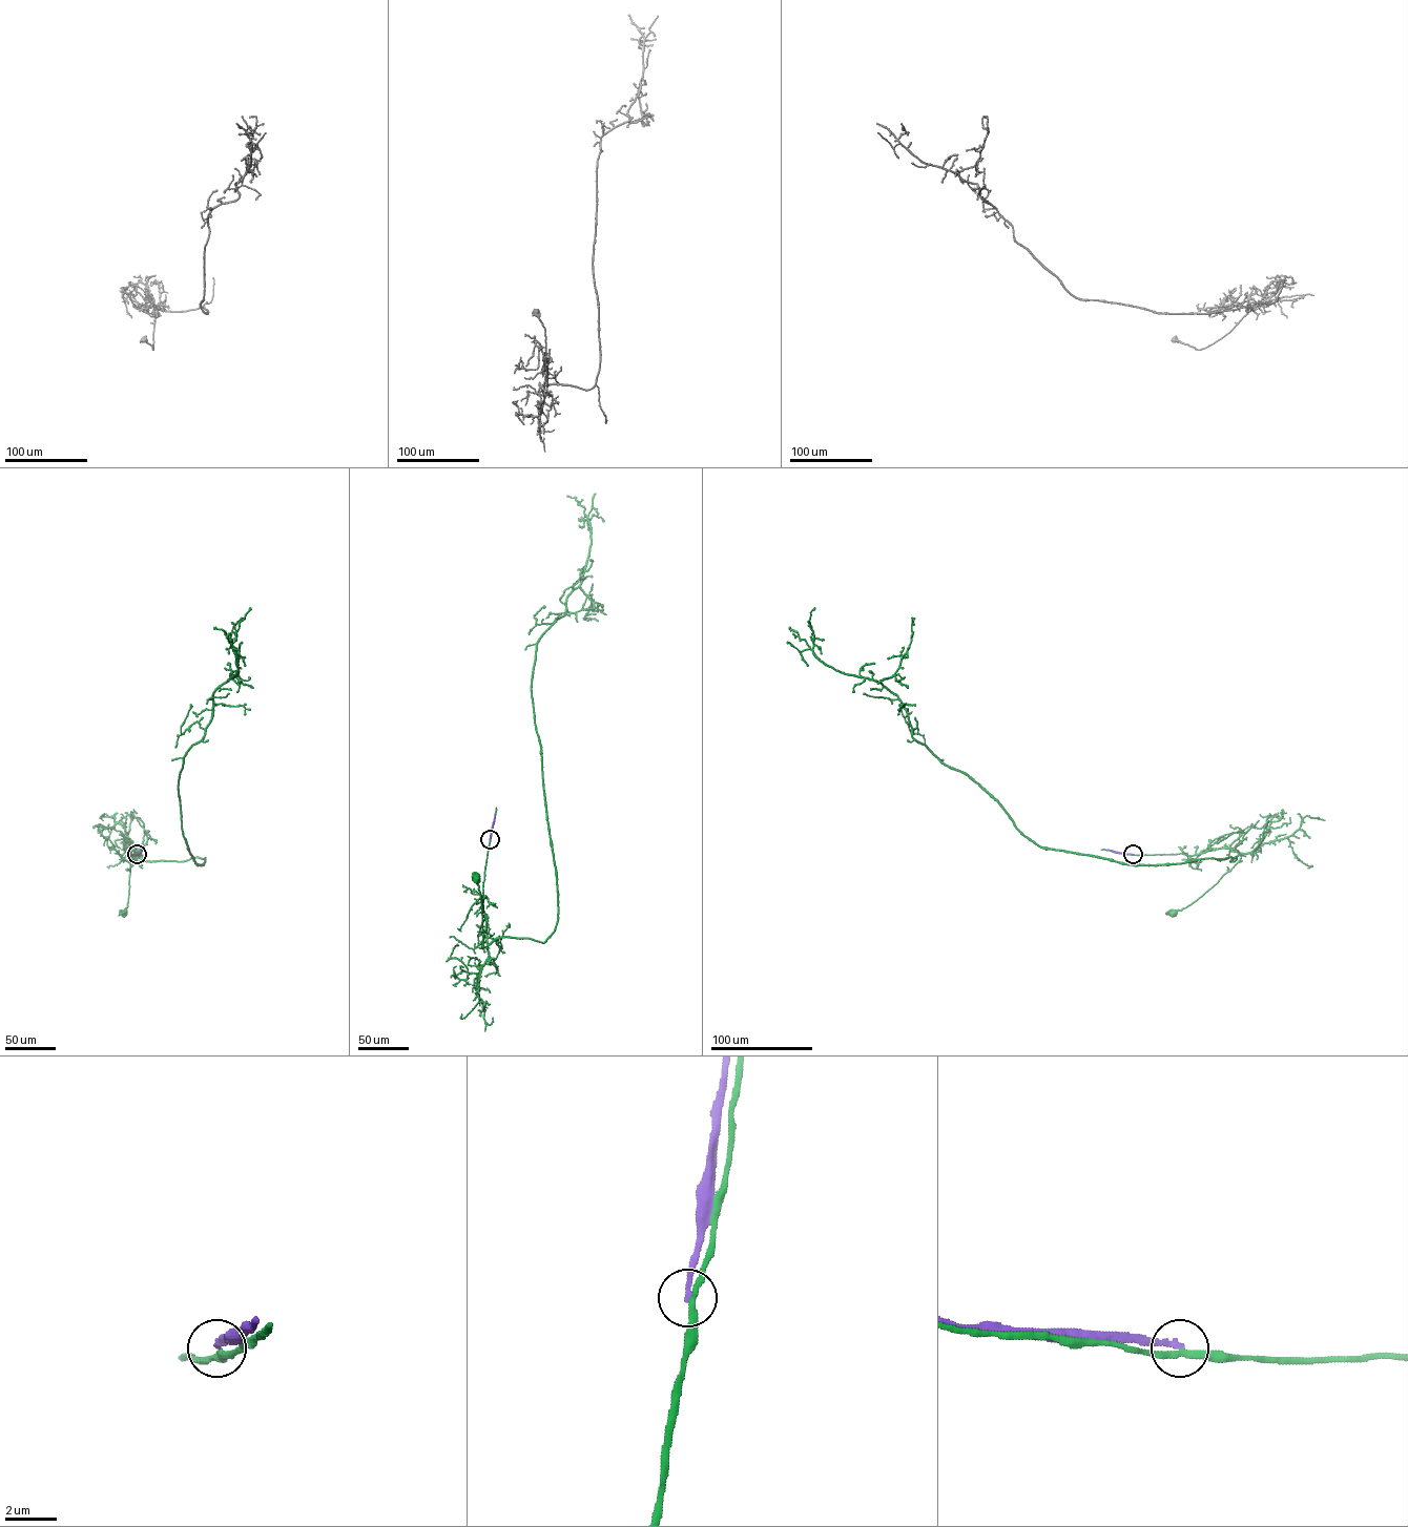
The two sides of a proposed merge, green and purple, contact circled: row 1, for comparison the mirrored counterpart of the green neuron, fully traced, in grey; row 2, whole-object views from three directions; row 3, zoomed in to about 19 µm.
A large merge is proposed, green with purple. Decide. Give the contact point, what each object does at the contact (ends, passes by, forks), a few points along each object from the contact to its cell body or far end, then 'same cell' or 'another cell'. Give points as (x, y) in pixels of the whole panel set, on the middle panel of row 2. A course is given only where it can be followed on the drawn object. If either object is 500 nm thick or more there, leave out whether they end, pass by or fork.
place (490, 839); green passes by; purple ends; course green (490, 839), (482, 890), (488, 945), (483, 947), (481, 900), (476, 879); course purple (490, 839), (495, 814); another cell

